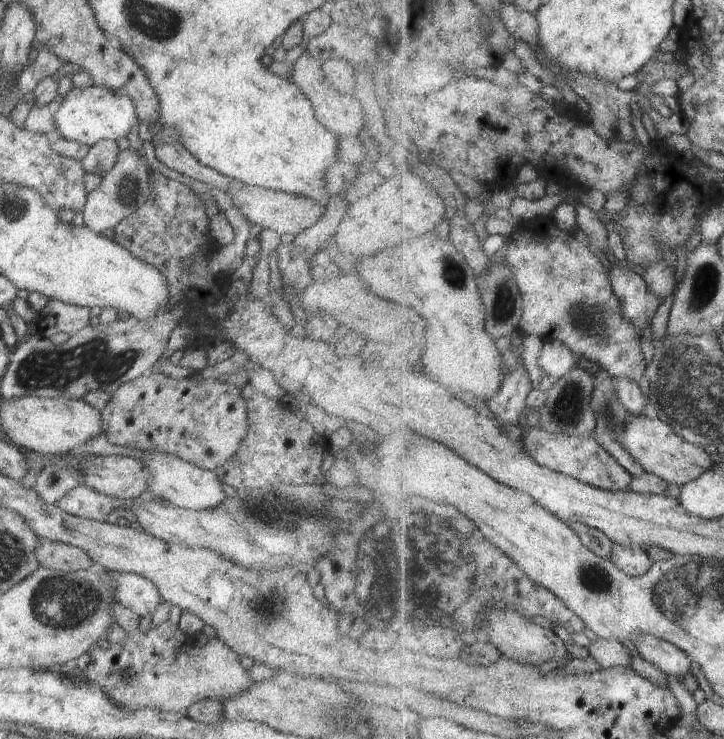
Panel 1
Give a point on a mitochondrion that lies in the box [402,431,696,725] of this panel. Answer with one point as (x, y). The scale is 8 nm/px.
(594, 577)

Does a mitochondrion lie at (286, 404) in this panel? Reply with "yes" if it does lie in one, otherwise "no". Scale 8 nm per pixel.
no

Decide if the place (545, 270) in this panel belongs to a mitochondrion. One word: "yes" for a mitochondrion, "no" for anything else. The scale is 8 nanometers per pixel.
no

